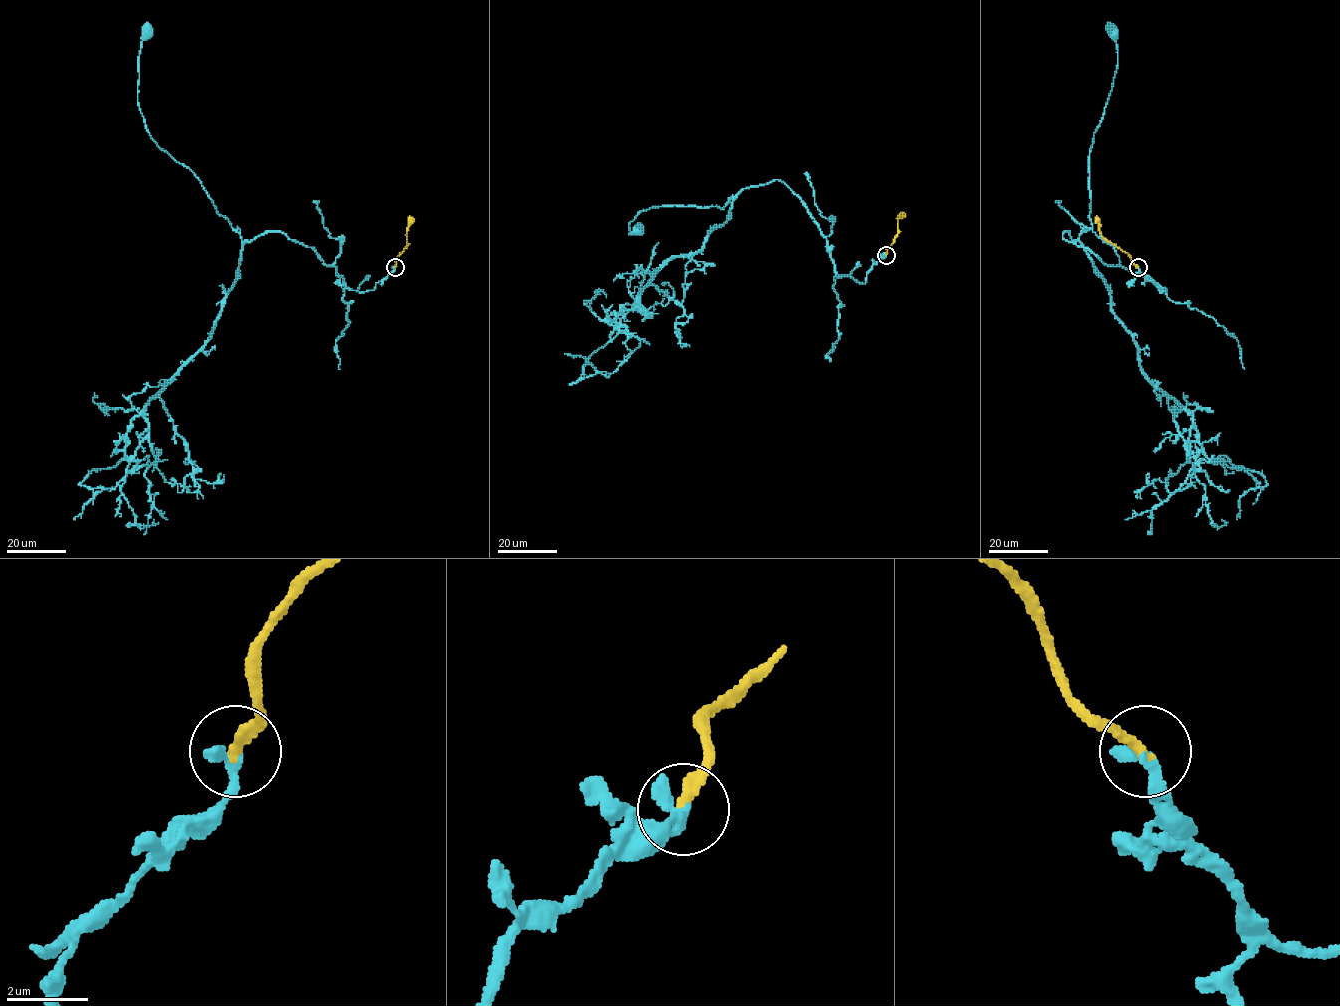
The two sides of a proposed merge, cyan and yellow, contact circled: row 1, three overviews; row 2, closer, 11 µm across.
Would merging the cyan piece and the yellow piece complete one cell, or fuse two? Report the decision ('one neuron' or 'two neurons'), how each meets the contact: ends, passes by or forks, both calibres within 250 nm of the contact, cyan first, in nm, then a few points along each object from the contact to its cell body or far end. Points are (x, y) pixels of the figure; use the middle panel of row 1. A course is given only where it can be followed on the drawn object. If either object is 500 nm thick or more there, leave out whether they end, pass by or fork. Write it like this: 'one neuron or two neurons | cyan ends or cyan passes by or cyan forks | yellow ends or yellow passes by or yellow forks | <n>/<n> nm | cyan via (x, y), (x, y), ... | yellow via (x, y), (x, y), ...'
one neuron | cyan ends | yellow ends | 400/280 nm | cyan via (885, 255), (864, 283), (838, 276), (818, 224), (779, 180), (722, 209), (641, 210), (629, 224), (638, 230) | yellow via (885, 255), (898, 233), (897, 218), (903, 212)

